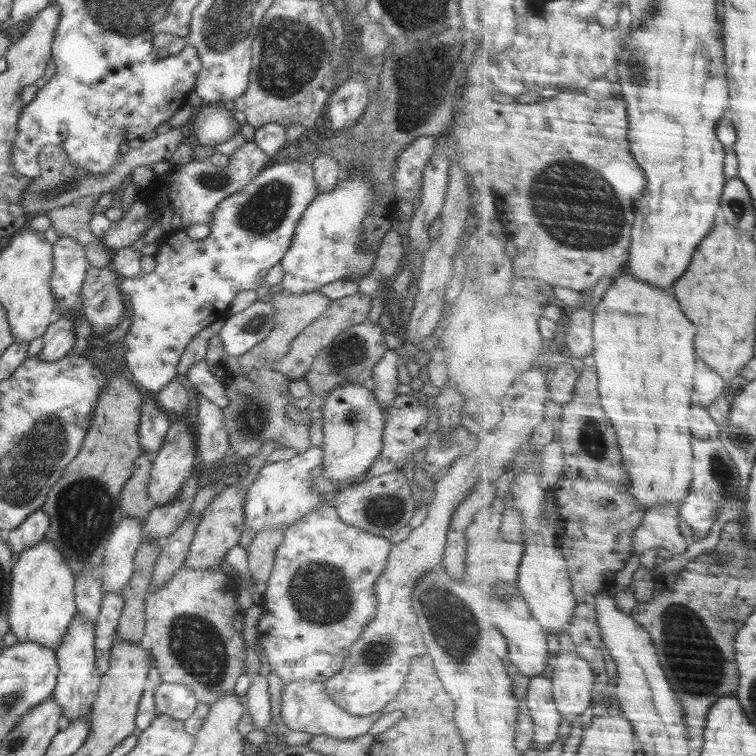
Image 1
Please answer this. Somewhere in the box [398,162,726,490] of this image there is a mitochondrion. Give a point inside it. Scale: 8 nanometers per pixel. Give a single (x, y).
(594, 440)

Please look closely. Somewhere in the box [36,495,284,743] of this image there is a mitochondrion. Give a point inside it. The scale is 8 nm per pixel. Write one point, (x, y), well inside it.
(197, 647)

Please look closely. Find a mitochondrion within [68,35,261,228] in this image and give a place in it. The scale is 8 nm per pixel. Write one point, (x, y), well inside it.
(210, 180)

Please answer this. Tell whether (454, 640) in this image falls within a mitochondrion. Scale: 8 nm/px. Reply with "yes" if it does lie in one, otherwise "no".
yes

